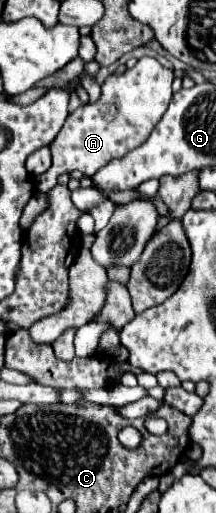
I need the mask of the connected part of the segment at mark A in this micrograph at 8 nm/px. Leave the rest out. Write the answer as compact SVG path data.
M153 56L139 58L137 64L123 74L111 74L101 86L101 98L69 114L63 130L49 144L53 164L45 174L35 178L37 190L49 192L57 184L57 176L71 170L93 176L109 160L123 158L129 150L141 146L171 102L173 78L173 70L161 66Z

